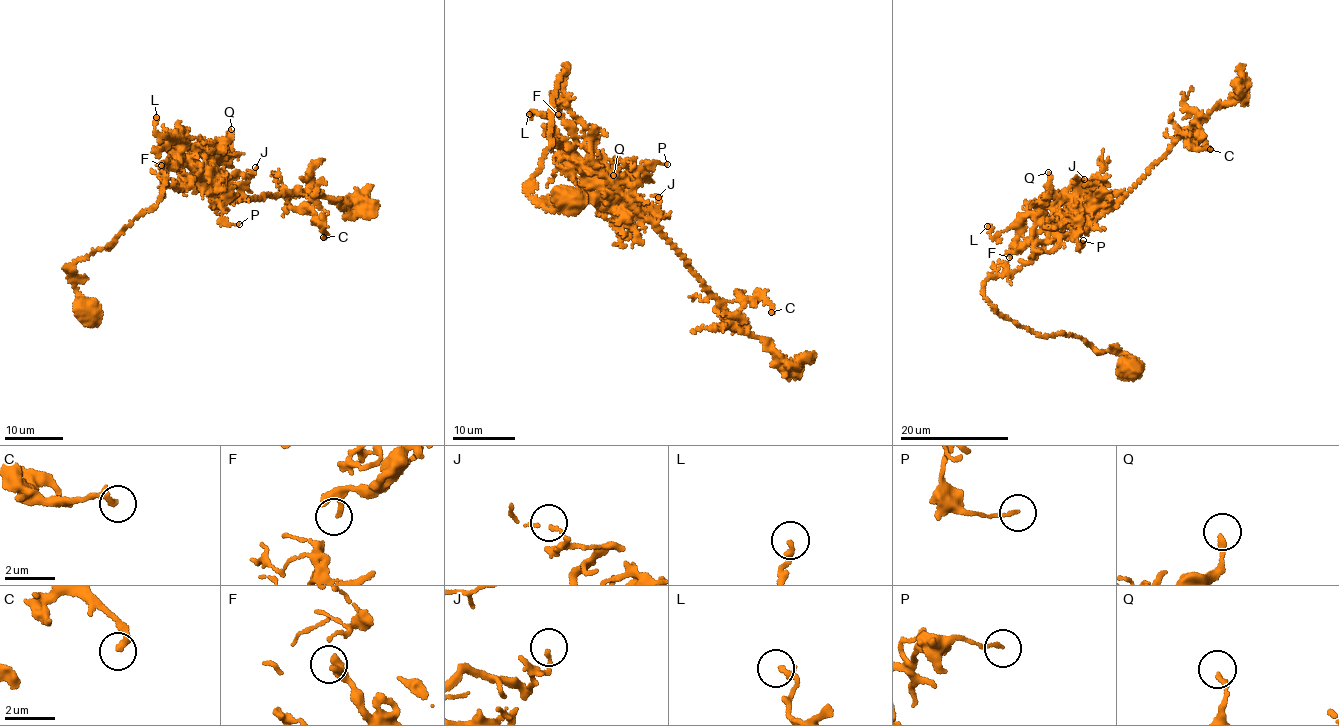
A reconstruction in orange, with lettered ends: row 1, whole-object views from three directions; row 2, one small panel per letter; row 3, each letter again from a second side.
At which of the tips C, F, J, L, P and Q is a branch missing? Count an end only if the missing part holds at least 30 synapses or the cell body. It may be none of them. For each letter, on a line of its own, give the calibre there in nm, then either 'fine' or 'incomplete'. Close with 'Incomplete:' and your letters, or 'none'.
C: 260 nm | fine
F: 140 nm | fine
J: 130 nm | fine
L: 240 nm | fine
P: 120 nm | fine
Q: 180 nm | fine
Incomplete: none

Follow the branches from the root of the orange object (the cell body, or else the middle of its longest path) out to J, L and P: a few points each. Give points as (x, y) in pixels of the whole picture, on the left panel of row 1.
J: (83, 307), (67, 268), (114, 244), (158, 201), (163, 179), (178, 190), (255, 167)
L: (83, 307), (70, 264), (114, 244), (158, 201), (163, 179), (185, 184), (182, 142), (158, 134), (156, 117)
P: (83, 307), (67, 268), (114, 244), (158, 201), (163, 179), (178, 190), (207, 188), (223, 220), (239, 224)

